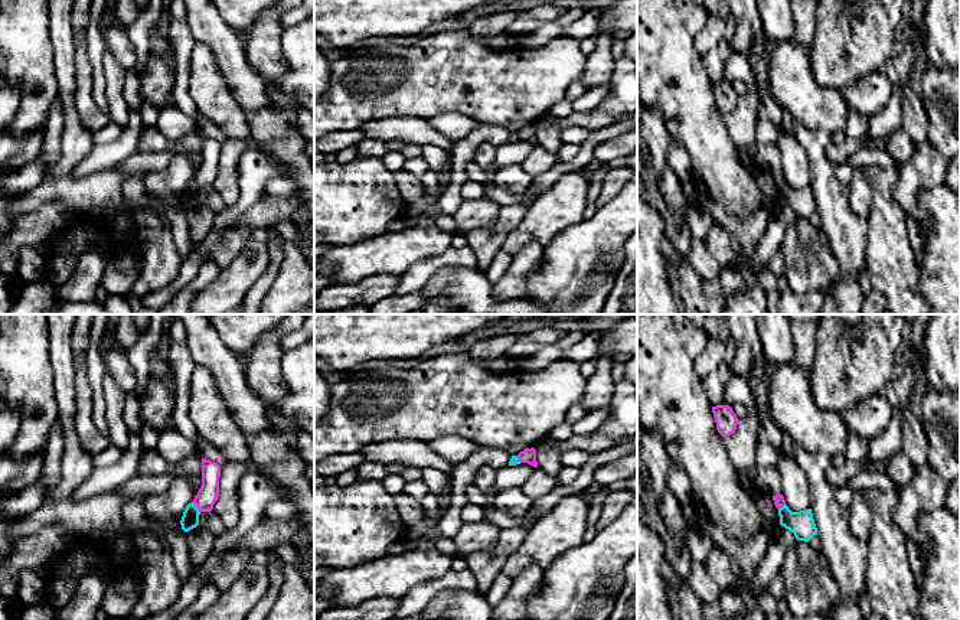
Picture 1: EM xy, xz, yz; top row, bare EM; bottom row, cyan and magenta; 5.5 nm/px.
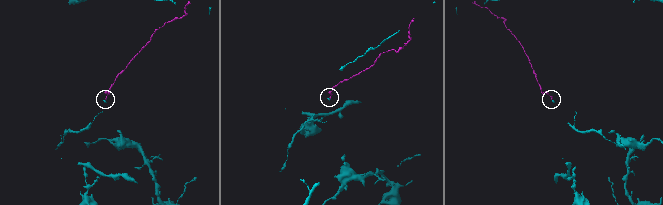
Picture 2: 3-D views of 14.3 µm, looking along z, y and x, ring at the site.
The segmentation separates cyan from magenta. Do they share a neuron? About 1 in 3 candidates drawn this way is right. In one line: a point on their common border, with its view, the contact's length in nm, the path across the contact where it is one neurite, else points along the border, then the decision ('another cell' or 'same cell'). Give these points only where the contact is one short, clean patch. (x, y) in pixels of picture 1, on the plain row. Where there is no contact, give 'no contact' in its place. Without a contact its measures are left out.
contact xy (196, 185); length 80 nm; border xy (192, 179), (199, 189); another cell

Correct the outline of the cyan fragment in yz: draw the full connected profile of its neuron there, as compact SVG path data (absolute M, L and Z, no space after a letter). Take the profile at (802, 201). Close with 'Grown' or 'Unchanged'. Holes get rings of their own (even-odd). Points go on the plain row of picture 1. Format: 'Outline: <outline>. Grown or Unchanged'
Outline: M787 182L778 186L780 202L794 211L797 218L809 219L817 212L812 186L791 189Z. Unchanged

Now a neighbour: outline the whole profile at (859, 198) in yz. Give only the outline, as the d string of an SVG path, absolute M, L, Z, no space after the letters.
M863 167L855 169L846 199L849 209L856 216L868 216L872 202L872 190Z

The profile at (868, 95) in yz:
M874 71L850 87L846 87L842 95L850 108L869 118L888 104L892 88L894 84L884 71Z

